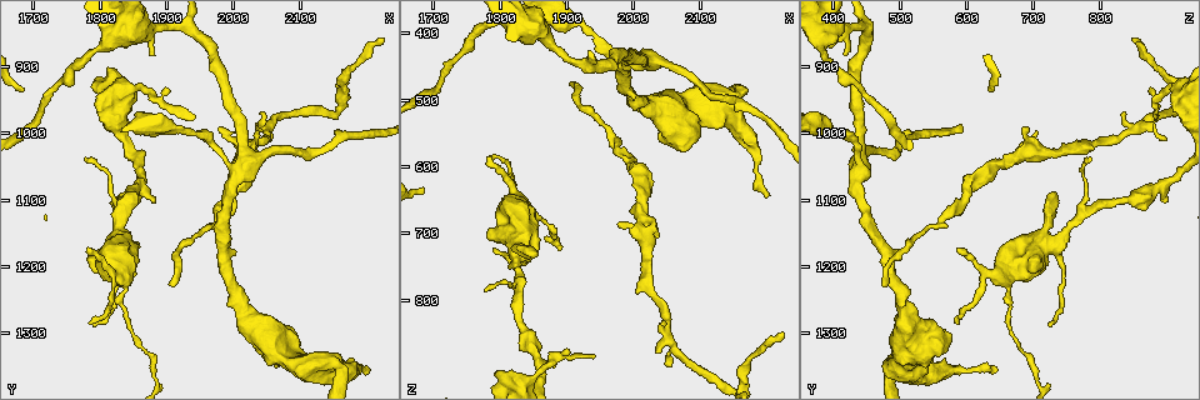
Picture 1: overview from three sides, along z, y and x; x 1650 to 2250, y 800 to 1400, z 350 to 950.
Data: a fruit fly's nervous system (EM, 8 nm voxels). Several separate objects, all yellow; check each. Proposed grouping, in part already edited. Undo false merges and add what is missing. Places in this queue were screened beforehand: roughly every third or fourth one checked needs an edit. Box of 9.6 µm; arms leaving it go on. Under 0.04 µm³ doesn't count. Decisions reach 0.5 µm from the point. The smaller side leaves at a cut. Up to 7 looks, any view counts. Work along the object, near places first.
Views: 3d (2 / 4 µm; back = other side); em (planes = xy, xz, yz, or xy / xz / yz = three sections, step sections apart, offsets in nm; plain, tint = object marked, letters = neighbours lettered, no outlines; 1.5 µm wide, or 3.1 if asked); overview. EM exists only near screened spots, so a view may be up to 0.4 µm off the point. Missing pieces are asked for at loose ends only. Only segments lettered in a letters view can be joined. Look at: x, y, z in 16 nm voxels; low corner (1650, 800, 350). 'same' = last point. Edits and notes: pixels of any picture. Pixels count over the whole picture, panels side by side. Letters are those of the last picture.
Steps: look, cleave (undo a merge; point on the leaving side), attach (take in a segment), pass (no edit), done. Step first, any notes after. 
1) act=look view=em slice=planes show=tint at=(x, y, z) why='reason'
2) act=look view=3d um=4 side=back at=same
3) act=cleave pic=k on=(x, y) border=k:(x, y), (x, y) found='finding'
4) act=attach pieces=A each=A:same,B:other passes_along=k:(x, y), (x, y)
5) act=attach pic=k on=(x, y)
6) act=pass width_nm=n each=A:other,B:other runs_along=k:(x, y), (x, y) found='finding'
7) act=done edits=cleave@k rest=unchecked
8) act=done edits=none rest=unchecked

act=look view=3d um=4 at=(1780, 1185, 705) why='thick end'

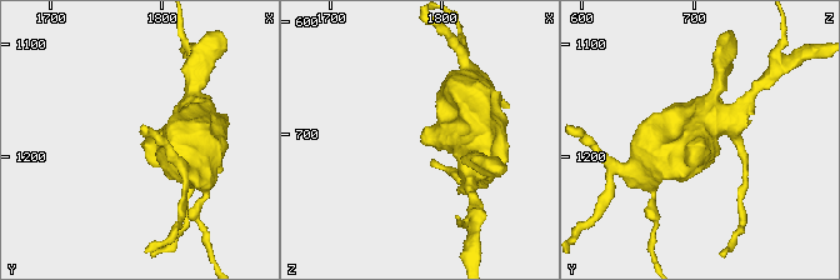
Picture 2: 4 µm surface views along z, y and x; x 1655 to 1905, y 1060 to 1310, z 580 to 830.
act=look view=em slice=planes show=letters at=(1782, 1188, 704) why='need the tissue'

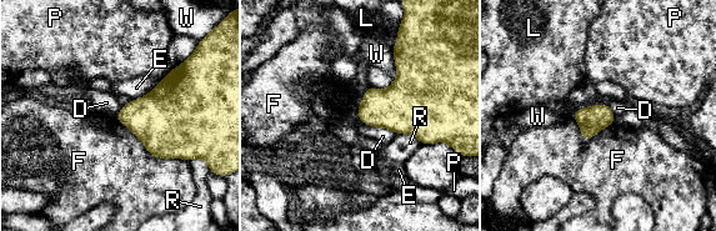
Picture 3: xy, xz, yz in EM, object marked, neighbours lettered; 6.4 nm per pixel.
act=pass each=D:other,E:other,F:other,L:other,P:other,R:other,W:other border=3:(356, 106), (362, 122), (394, 134) found='no lettered segment goes on from it'

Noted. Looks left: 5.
act=look view=3d um=4 side=back at=(1785, 1170, 585) why='free end'

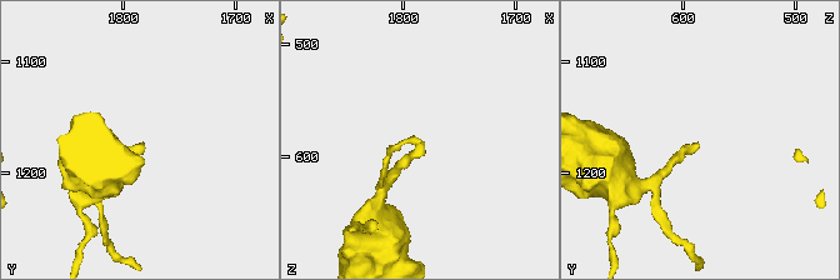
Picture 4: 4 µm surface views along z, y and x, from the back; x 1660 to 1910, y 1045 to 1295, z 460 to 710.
act=look view=em slice=planes show=tint at=(1784, 1174, 586)

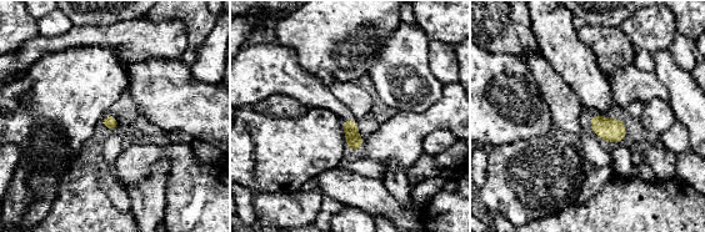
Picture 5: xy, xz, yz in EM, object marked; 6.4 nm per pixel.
act=look view=em slice=planes show=letters at=same

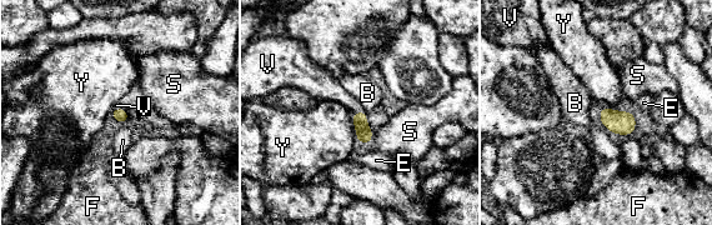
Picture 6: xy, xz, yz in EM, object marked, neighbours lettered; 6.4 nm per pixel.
act=attach pic=6 on=(595, 110) width_nm=90 each=B:other,E:other,F:other,S:other,V:same,Y:other found='the neuron continues'

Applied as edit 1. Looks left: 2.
act=done edits=attach@6 rest=unchecked

